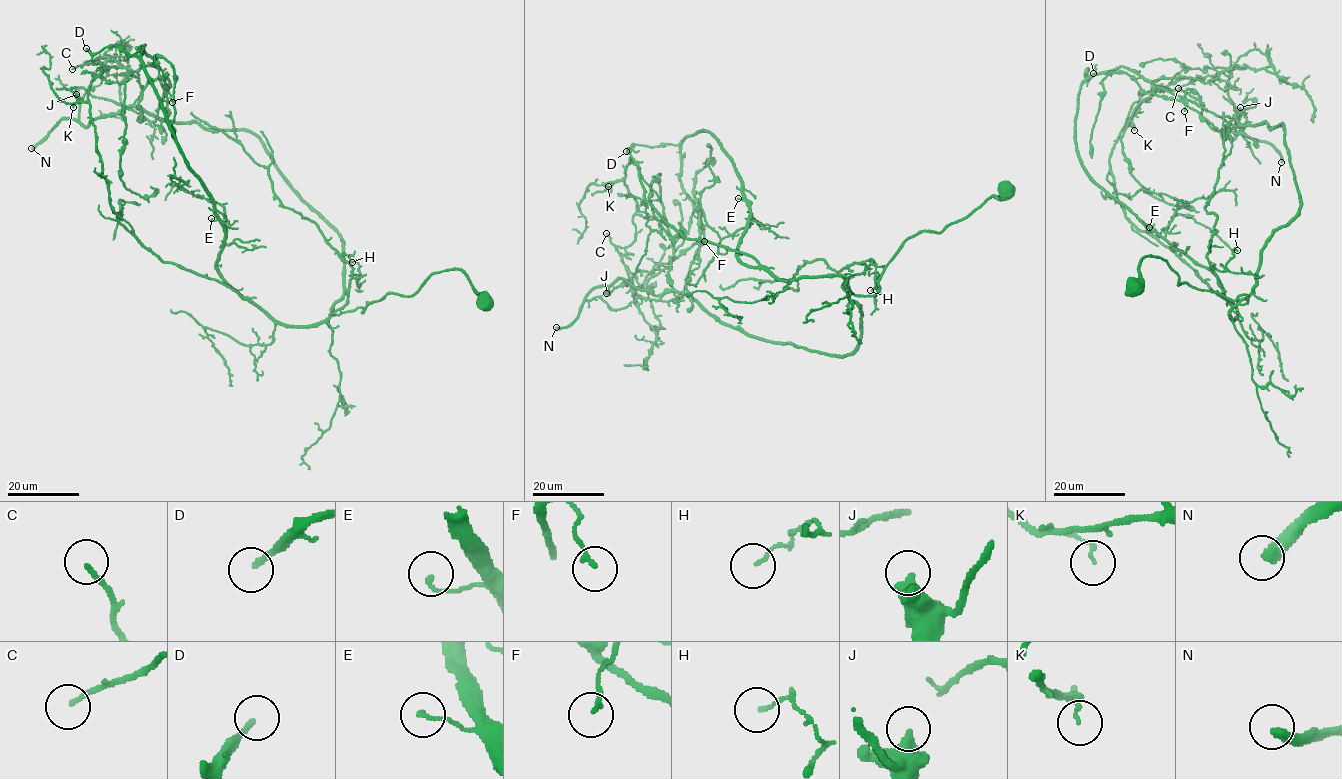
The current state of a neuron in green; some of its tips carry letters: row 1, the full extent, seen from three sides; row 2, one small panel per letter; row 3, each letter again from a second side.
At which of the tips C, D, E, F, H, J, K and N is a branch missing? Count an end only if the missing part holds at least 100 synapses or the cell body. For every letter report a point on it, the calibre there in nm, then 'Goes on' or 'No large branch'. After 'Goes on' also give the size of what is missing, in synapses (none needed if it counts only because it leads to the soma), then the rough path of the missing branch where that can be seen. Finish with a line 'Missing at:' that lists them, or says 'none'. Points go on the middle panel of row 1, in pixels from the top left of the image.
C: Place: (606, 233). Thickness 150 nm. No large branch
D: Place: (626, 151). Thickness 190 nm. No large branch
E: Place: (738, 198). Thickness 130 nm. No large branch
F: Place: (704, 241). Thickness 140 nm. No large branch
H: Place: (870, 290). Thickness 90 nm. No large branch
J: Place: (606, 293). Thickness 500 nm. No large branch
K: Place: (608, 186). Thickness 110 nm. No large branch
N: Place: (556, 327). Thickness 360 nm. Goes on. Roughly 400 synapses
Missing at: N

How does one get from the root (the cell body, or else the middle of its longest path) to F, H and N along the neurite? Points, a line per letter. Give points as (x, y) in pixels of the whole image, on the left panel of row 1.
F: (485, 300), (446, 270), (334, 315), (341, 236), (256, 135), (139, 120), (148, 82), (172, 102)
H: (485, 300), (460, 270), (446, 270), (411, 296), (388, 293), (362, 312), (332, 315), (361, 276), (352, 262)
N: (485, 300), (446, 270), (334, 315), (343, 239), (247, 131), (126, 106), (61, 119), (31, 148)

